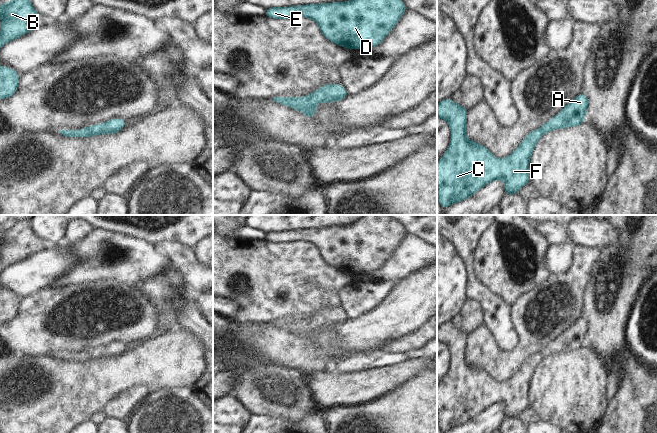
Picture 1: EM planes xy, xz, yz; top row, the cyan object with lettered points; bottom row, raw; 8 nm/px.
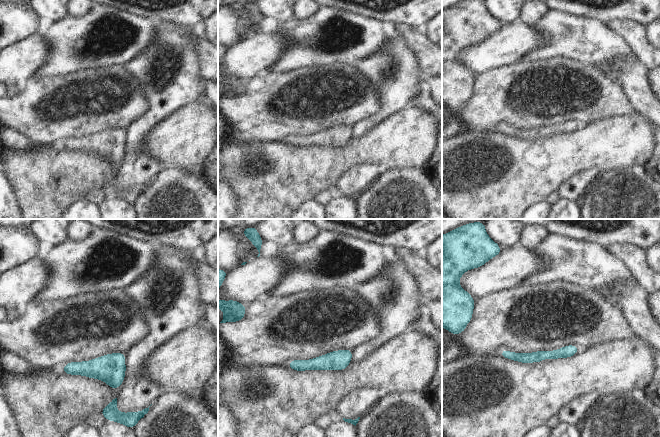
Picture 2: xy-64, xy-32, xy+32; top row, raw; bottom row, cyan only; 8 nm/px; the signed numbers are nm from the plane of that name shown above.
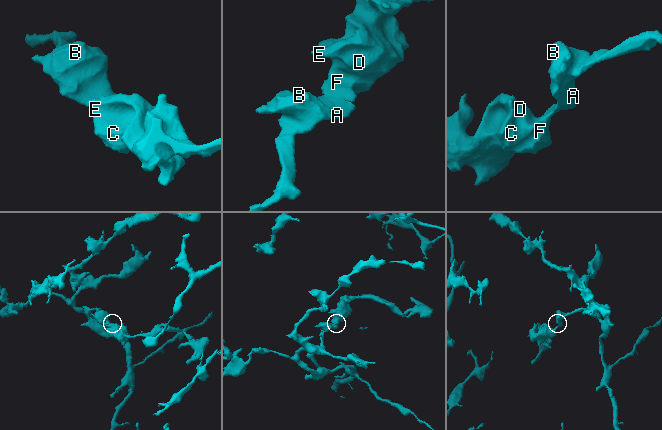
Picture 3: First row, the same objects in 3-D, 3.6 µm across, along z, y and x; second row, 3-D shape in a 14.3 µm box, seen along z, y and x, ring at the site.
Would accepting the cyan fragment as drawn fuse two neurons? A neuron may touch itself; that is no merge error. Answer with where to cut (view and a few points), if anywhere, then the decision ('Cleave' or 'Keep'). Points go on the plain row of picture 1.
No split. Keep.

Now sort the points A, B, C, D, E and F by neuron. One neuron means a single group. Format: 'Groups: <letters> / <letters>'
Groups: A B C D E F.

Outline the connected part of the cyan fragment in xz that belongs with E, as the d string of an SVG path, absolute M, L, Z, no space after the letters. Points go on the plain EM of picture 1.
M363 215L345 226L271 231L265 240L312 243L329 265L348 274L365 274L378 270L406 234L405 227L391 215Z

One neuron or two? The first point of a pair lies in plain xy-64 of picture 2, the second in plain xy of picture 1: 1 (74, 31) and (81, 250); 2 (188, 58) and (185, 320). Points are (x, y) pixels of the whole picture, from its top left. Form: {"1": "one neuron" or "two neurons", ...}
{"1": "one neuron", "2": "two neurons"}

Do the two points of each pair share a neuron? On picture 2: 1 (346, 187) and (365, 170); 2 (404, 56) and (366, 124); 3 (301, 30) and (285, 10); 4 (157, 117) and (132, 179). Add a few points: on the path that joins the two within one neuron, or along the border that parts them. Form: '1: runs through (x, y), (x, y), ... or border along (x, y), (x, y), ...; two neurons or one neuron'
1: runs through (351, 183), (360, 175); one neuron
2: runs through (397, 74), (397, 87), (391, 101), (384, 110); one neuron
3: border along (291, 17), (281, 23); two neurons
4: runs through (141, 130), (134, 137), (133, 141), (133, 163); one neuron

